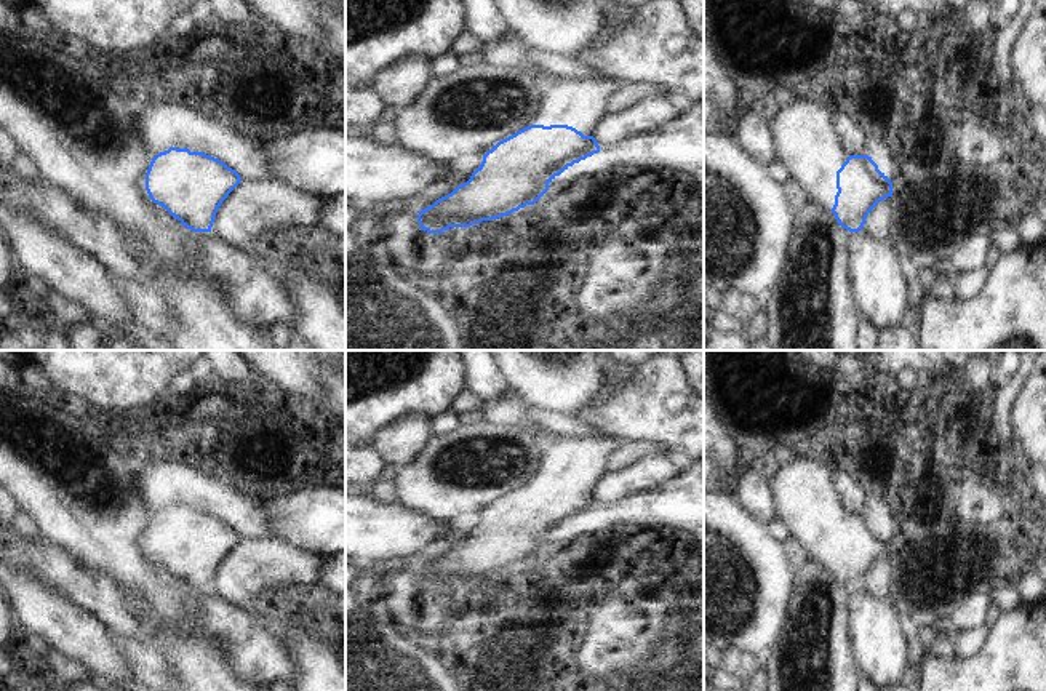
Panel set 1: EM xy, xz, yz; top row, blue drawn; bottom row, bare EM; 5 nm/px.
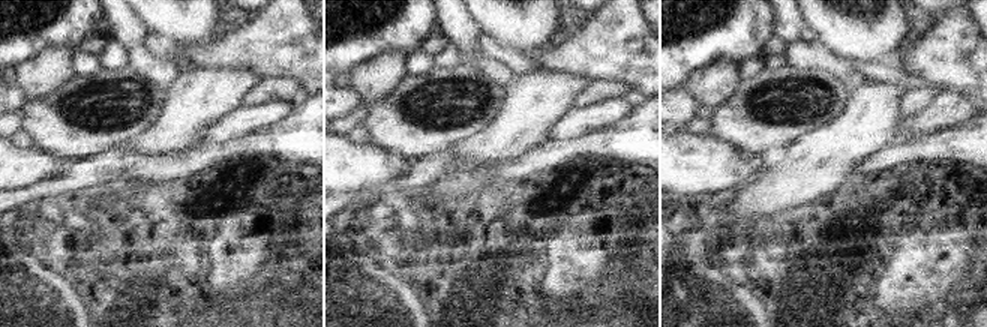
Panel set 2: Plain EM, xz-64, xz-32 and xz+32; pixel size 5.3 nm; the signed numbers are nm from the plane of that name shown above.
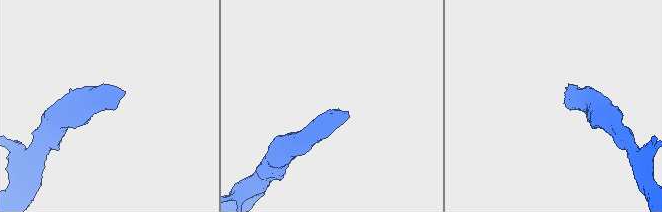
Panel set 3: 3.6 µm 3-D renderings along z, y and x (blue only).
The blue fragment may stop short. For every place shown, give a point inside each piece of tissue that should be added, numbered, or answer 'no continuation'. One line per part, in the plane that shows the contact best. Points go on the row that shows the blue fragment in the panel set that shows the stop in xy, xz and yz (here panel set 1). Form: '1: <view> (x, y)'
1: xz (581, 103)

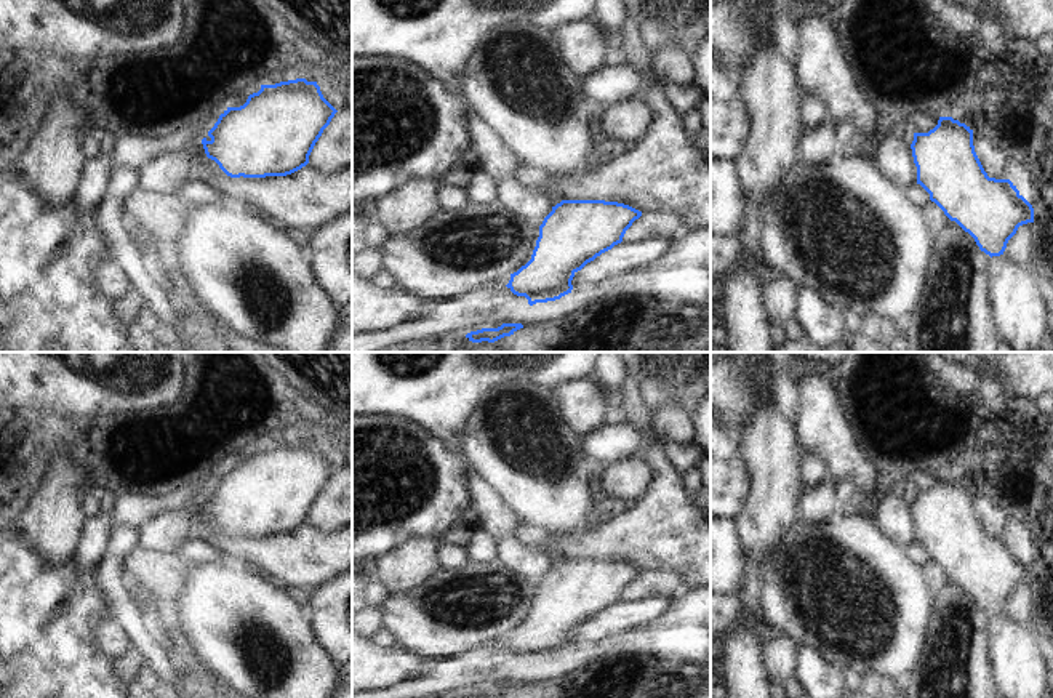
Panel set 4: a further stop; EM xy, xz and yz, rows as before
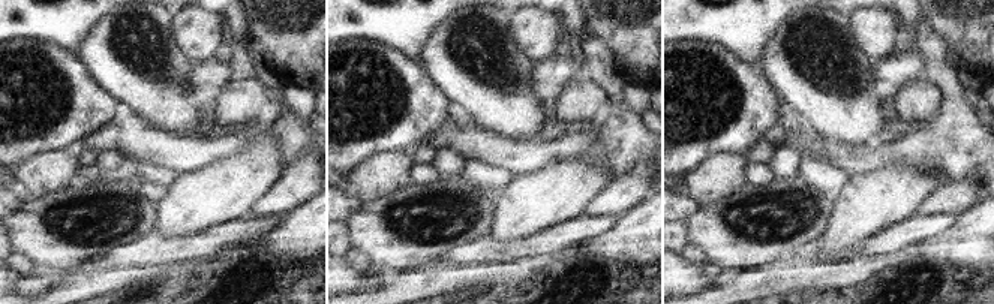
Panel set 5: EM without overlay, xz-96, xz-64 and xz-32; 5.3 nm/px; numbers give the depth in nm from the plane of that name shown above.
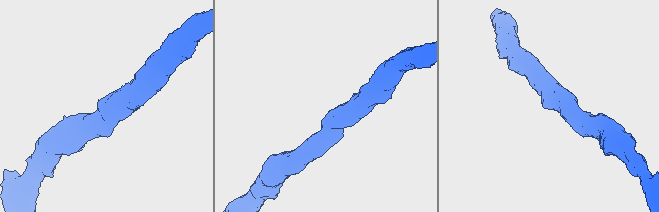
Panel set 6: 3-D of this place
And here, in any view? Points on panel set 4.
no continuation

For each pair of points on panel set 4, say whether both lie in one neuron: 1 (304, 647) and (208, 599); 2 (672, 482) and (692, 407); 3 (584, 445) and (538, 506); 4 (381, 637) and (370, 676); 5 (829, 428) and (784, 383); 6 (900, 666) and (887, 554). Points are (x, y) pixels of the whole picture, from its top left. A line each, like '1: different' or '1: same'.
1: same
2: different
3: same
4: different
5: different
6: same

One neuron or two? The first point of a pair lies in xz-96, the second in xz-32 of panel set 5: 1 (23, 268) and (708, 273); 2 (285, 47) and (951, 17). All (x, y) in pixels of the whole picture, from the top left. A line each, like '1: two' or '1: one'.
1: two
2: one

